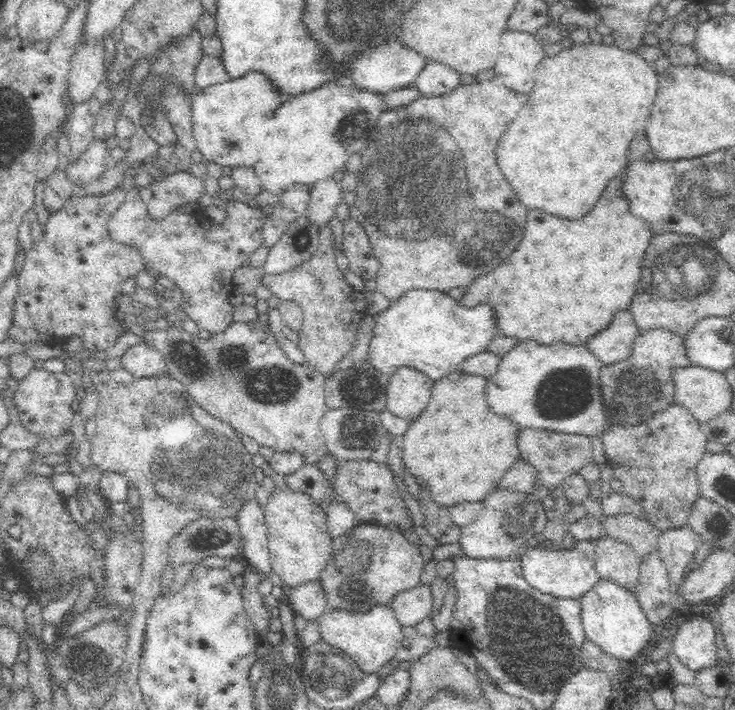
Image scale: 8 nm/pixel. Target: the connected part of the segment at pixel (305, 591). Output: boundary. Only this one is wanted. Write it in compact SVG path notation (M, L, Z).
M319 580L292 587L288 605L306 618L318 619L328 609L327 595Z

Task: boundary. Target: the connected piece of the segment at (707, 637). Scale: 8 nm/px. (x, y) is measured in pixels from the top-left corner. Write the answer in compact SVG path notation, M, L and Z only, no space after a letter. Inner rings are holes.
M702 614L682 622L678 632L675 632L671 650L690 670L697 671L718 662L718 632L714 626L714 620L708 614Z

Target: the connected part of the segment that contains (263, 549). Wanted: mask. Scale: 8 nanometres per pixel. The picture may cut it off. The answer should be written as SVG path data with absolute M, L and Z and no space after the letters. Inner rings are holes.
M256 495L248 497L248 500L236 512L235 518L240 524L240 532L244 537L244 541L246 541L244 555L246 562L248 562L248 567L254 571L260 570L260 572L265 572L269 575L267 519L264 506L260 504L260 500L256 498Z

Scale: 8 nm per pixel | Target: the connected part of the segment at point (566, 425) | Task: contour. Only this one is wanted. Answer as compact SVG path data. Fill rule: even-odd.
M521 340L512 350L502 355L502 364L488 384L488 403L520 423L521 427L534 427L576 433L588 437L602 437L614 423L614 413L606 403L602 389L602 368L606 364L600 356L592 352L588 343L572 344L557 340L550 344L540 344L536 340Z

